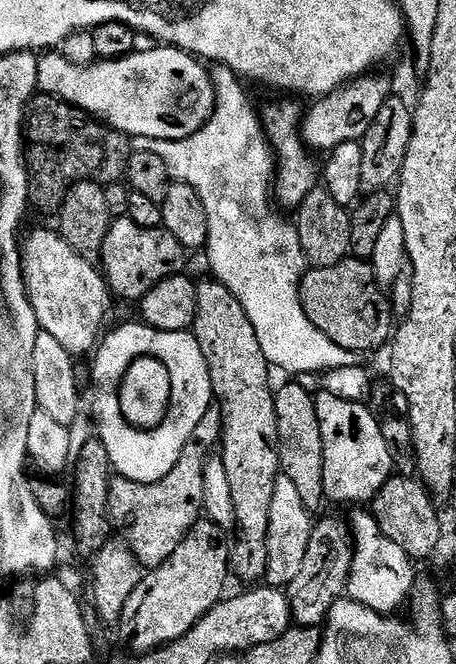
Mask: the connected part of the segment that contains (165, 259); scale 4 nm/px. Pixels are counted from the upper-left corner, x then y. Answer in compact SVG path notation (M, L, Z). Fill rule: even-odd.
M127 218L113 219L104 239L102 249L102 272L108 282L113 297L139 302L143 296L150 294L158 282L171 276L181 275L185 271L184 256L186 250L174 234L170 234L162 226L159 228L143 228Z

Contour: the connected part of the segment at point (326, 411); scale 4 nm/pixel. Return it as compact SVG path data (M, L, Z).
M323 390L315 393L315 397L324 451L324 495L336 504L367 505L394 475L392 454L382 436L381 421L367 403L340 398Z

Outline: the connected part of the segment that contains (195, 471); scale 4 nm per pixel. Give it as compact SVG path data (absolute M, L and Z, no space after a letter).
M213 406L202 414L198 426L194 426L191 442L184 447L174 470L170 470L166 478L153 484L143 484L119 474L113 475L108 510L112 513L115 531L145 569L151 570L166 562L166 558L178 550L182 538L202 519L203 470L210 457L208 448L215 444L217 447L223 435L224 422L220 419L220 409Z

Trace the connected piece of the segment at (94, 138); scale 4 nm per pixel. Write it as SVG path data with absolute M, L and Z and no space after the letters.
M37 94L28 104L24 113L24 143L26 145L26 163L28 166L28 198L33 209L40 212L55 213L64 200L64 195L76 184L84 180L95 180L101 185L123 181L128 170L128 160L134 151L129 137L123 132L89 116L81 108L59 100L57 96Z

